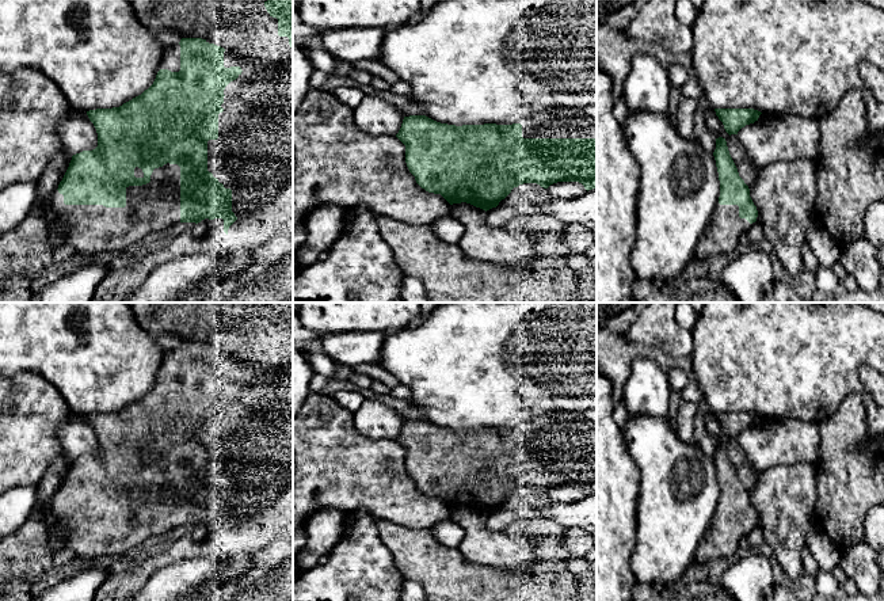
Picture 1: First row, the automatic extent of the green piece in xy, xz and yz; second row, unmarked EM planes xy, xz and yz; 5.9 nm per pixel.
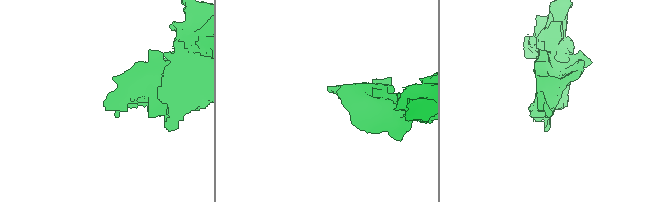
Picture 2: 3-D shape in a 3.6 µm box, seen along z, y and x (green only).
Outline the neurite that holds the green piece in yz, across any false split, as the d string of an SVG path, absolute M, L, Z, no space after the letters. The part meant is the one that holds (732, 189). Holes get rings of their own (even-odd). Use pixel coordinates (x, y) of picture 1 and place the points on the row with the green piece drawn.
M716 138L713 156L720 180L720 197L719 205L696 246L693 258L701 260L706 260L712 255L731 254L736 248L740 235L746 233L758 217L750 189L739 176L725 138Z

